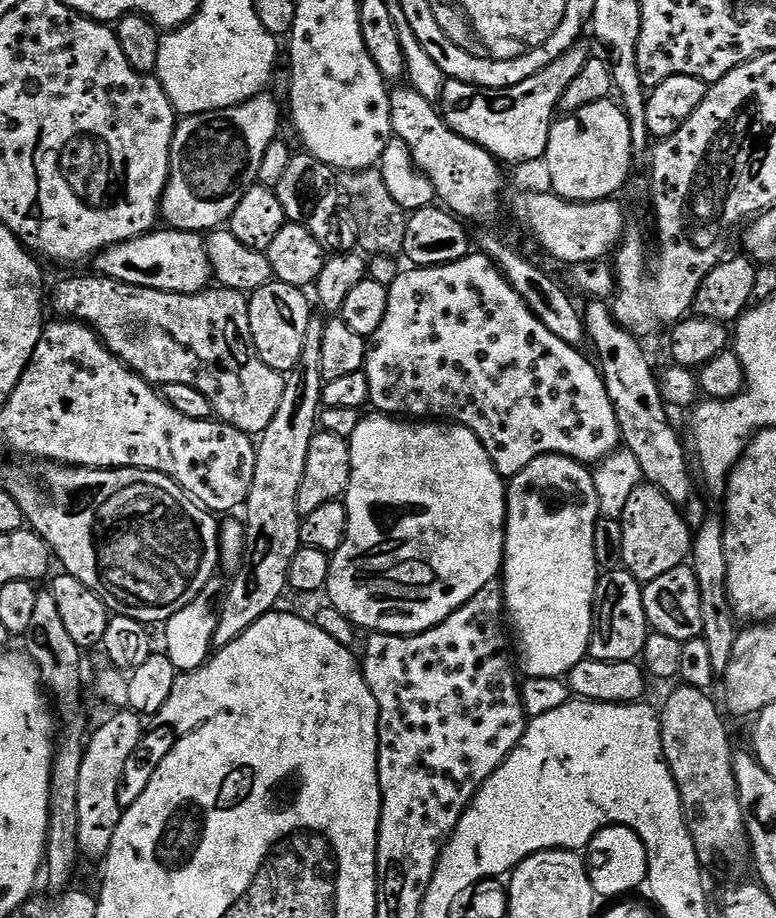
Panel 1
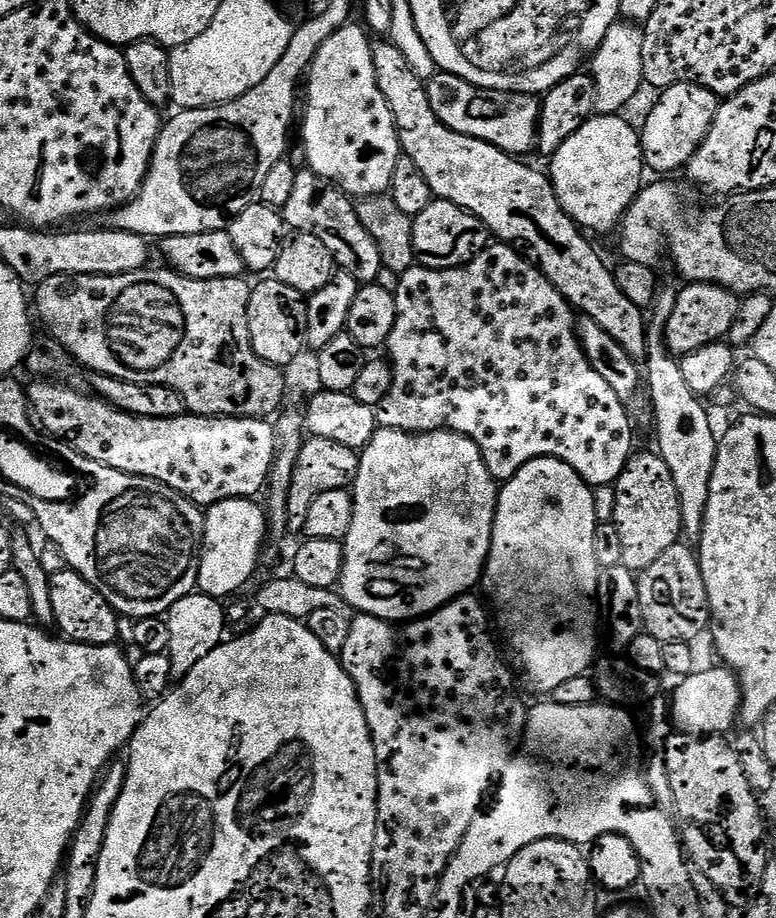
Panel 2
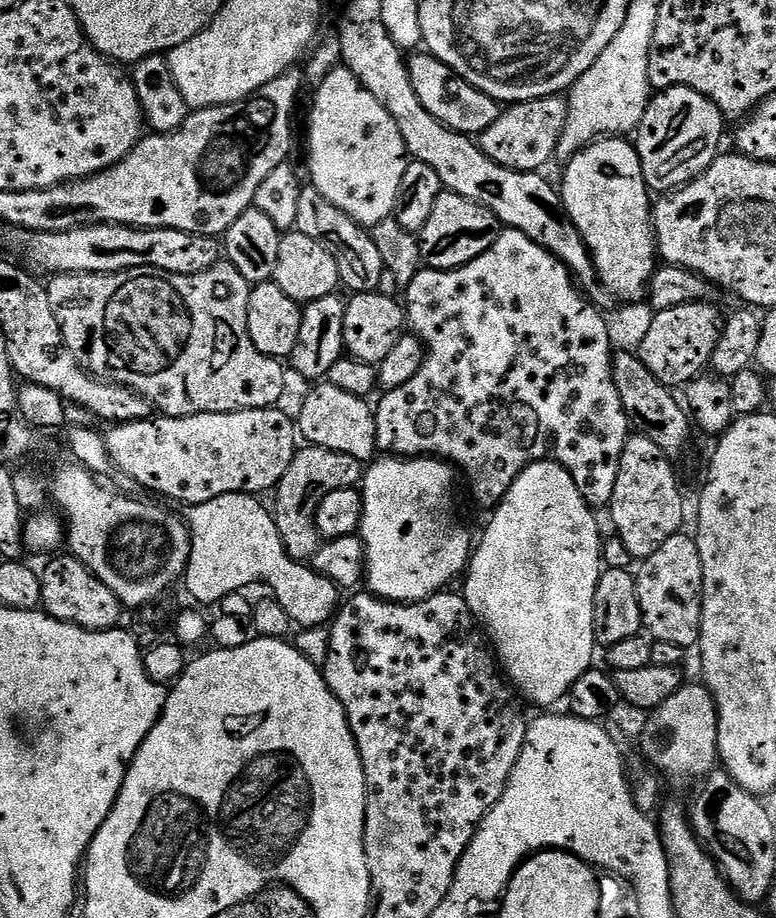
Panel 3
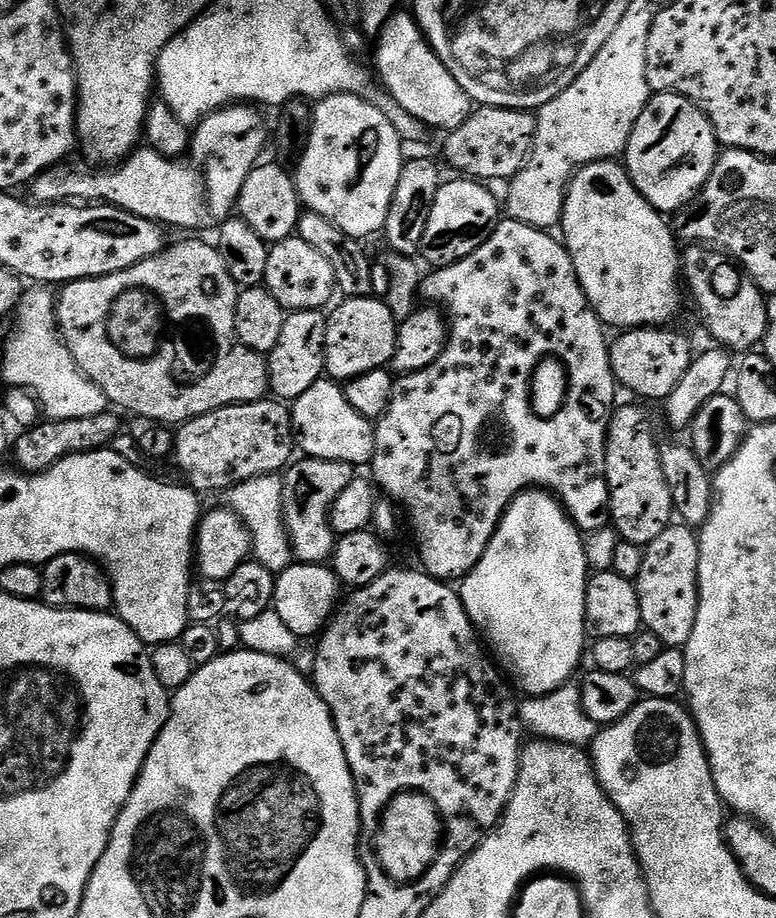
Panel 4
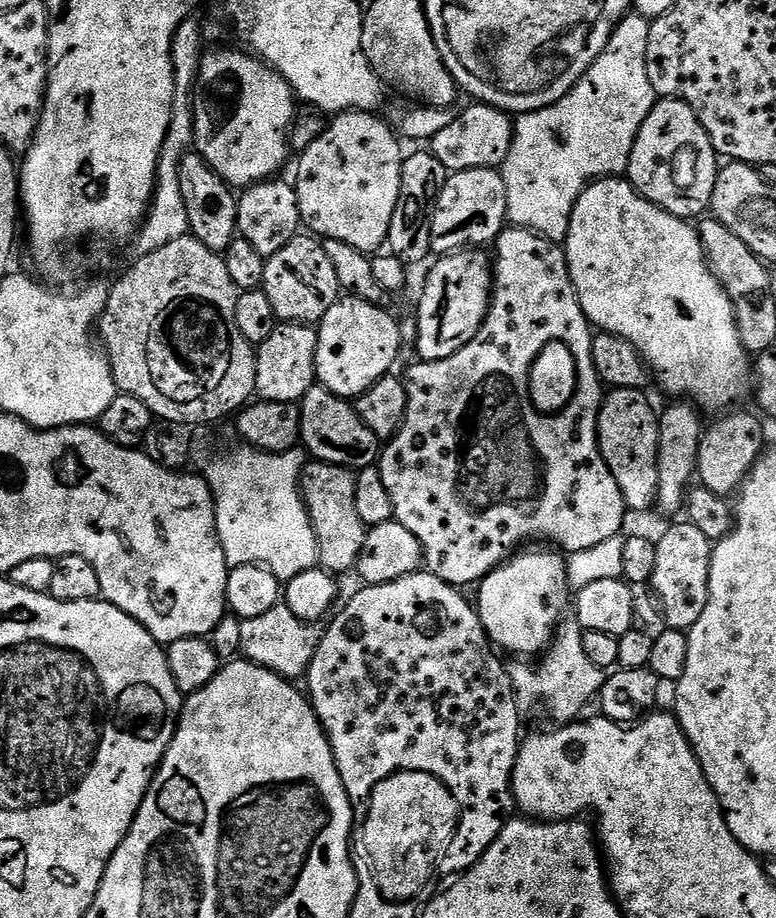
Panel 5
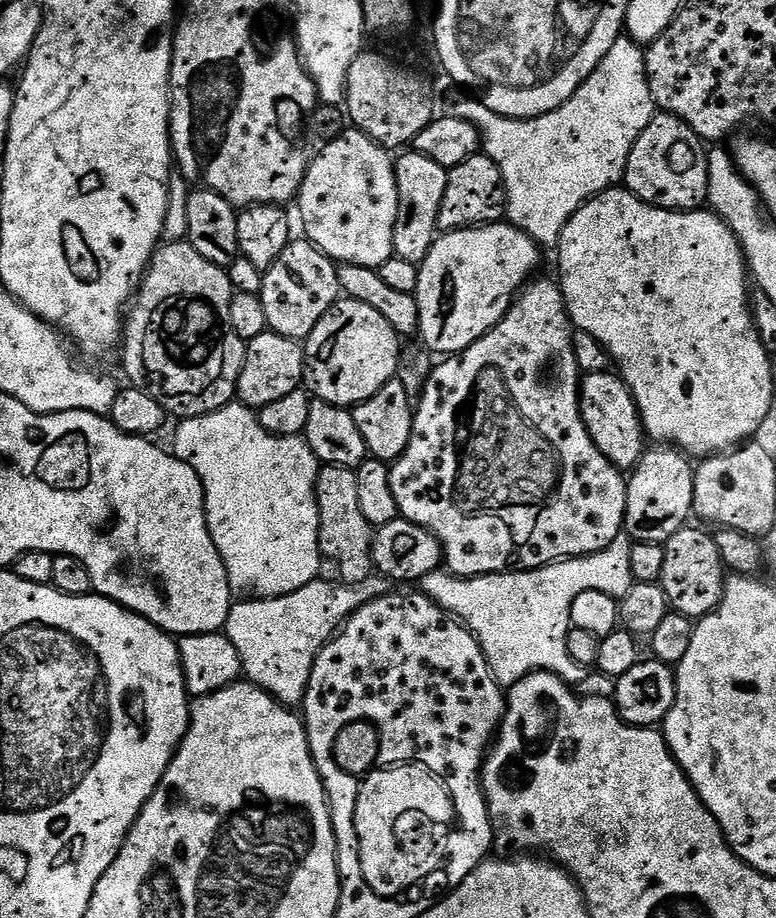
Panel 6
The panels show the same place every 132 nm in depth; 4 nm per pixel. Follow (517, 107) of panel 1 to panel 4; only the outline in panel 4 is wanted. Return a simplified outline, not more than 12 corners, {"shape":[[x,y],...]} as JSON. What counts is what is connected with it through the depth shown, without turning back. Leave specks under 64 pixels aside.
{"shape":[[407,11],[378,32],[383,91],[429,130],[474,101]]}

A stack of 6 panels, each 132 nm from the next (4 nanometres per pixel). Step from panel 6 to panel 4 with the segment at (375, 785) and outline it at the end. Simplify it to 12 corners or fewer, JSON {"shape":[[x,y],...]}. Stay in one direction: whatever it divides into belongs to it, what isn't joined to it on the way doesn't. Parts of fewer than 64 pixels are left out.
{"shape":[[405,790],[379,820],[386,875],[411,884],[442,847],[432,799]]}

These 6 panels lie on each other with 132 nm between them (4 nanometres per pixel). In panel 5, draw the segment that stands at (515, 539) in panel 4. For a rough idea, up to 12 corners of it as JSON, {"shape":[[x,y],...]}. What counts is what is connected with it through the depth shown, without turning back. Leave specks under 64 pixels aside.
{"shape":[[509,555],[474,607],[497,649],[532,658],[569,591],[565,557]]}

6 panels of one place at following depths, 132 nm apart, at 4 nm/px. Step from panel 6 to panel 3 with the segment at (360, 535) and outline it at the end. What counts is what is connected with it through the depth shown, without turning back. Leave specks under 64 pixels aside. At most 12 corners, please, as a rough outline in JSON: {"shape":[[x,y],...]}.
{"shape":[[334,450],[297,451],[274,489],[286,554],[311,561],[322,541],[316,511],[356,488],[365,465]]}

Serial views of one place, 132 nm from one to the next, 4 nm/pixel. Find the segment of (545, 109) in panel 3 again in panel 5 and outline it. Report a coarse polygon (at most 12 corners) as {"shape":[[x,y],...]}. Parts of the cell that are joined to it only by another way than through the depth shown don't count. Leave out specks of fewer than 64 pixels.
{"shape":[[472,102],[430,141],[449,174],[499,169],[513,117]]}

